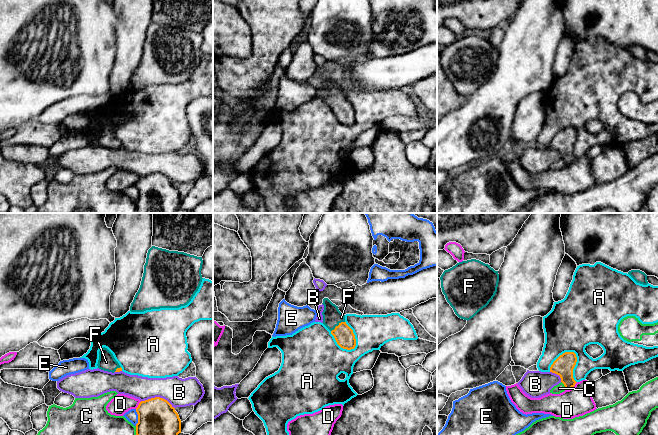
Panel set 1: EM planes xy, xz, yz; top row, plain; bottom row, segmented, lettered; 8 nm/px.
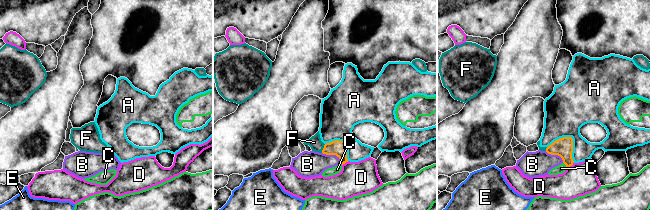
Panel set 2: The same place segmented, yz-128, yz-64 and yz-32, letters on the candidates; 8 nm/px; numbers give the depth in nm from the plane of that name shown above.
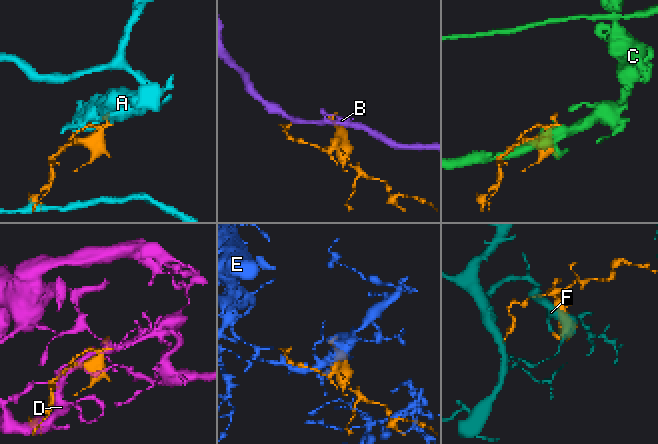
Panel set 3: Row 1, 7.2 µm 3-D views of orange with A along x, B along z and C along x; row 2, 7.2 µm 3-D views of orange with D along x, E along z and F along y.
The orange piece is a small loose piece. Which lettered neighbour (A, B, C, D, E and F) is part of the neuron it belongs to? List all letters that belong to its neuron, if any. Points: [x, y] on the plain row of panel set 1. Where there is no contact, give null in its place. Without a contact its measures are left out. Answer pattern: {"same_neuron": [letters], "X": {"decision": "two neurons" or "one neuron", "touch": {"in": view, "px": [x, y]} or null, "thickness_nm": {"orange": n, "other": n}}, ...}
{"same_neuron": ["F"], "A": {"decision": "two neurons", "touch": {"in": "yz", "px": [575, 139]}, "thickness_nm": {"orange": 160, "other": 320}}, "B": {"decision": "two neurons", "touch": {"in": "xy", "px": [158, 173]}, "thickness_nm": {"orange": 340, "other": 220}}, "C": {"decision": "two neurons", "touch": {"in": "yz", "px": [564, 161]}, "thickness_nm": {"orange": 160, "other": 70}}, "D": {"decision": "two neurons", "touch": {"in": "yz", "px": [571, 163]}, "thickness_nm": {"orange": 160, "other": 240}}, "E": {"decision": "two neurons", "touch": {"in": "xy", "px": [138, 193]}, "thickness_nm": {"orange": 340, "other": 90}}, "F": {"decision": "one neuron", "touch": {"in": "xz", "px": [338, 101]}, "thickness_nm": {"orange": 160, "other": 150}}}

